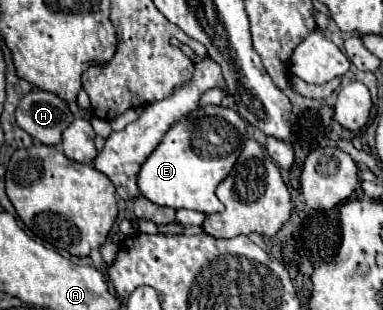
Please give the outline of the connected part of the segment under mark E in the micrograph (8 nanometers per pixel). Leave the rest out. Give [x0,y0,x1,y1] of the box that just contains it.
[137,106,247,214]

